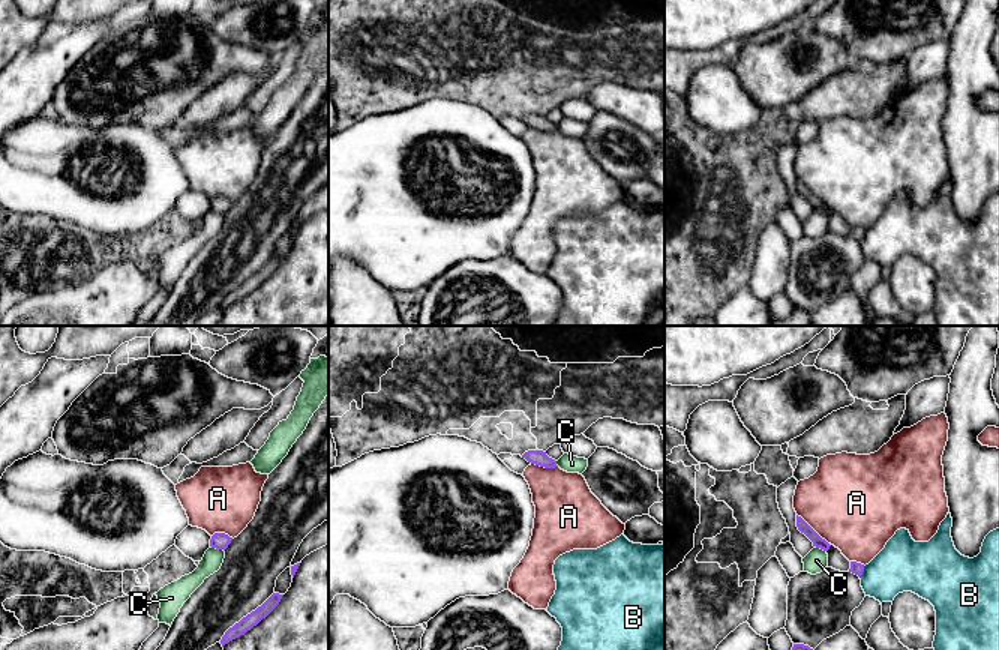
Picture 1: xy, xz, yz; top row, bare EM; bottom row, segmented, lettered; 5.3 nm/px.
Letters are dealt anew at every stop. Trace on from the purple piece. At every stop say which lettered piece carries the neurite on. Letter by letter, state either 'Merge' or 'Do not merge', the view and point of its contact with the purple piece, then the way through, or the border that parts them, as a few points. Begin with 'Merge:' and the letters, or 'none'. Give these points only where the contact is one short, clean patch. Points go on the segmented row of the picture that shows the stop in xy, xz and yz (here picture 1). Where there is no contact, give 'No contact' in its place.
Merge: none
A: Do not merge. Touches purple at yz (812, 529)
B: Do not merge. Touches purple at yz (863, 571)
C: Do not merge. Touches purple at xy (218, 548)

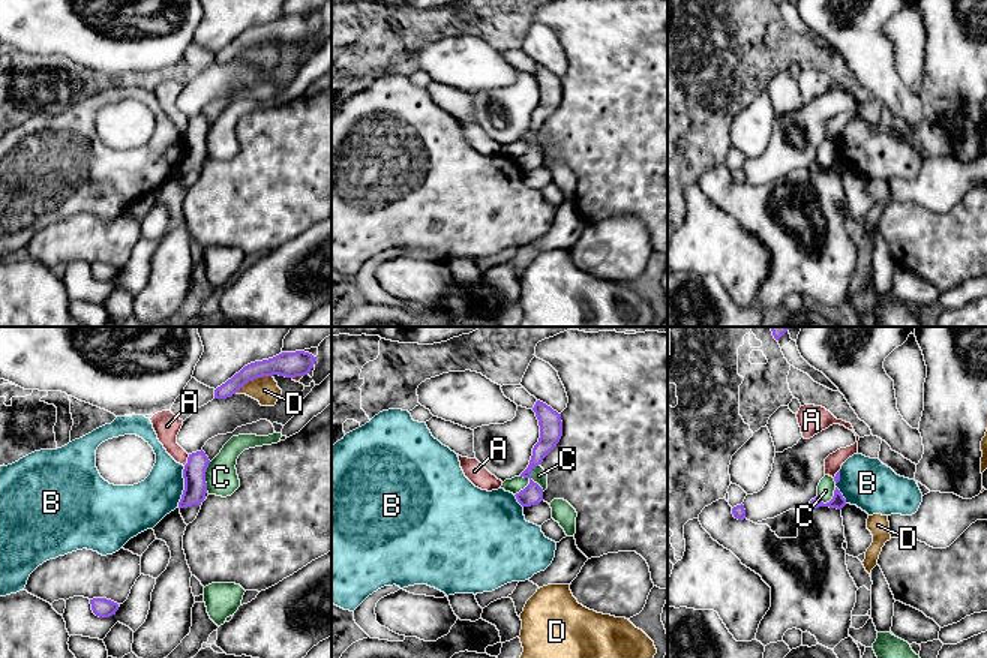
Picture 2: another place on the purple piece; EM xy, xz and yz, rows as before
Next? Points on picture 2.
Merge: none
A: Do not merge. Touches purple at xy (188, 460)
B: Do not merge. Touches purple at xy (185, 487). Boundary: xy (185, 466), (183, 493), (177, 507)
C: Do not merge. Touches purple at xz (531, 480)
D: Do not merge. Touches purple at xy (252, 379)

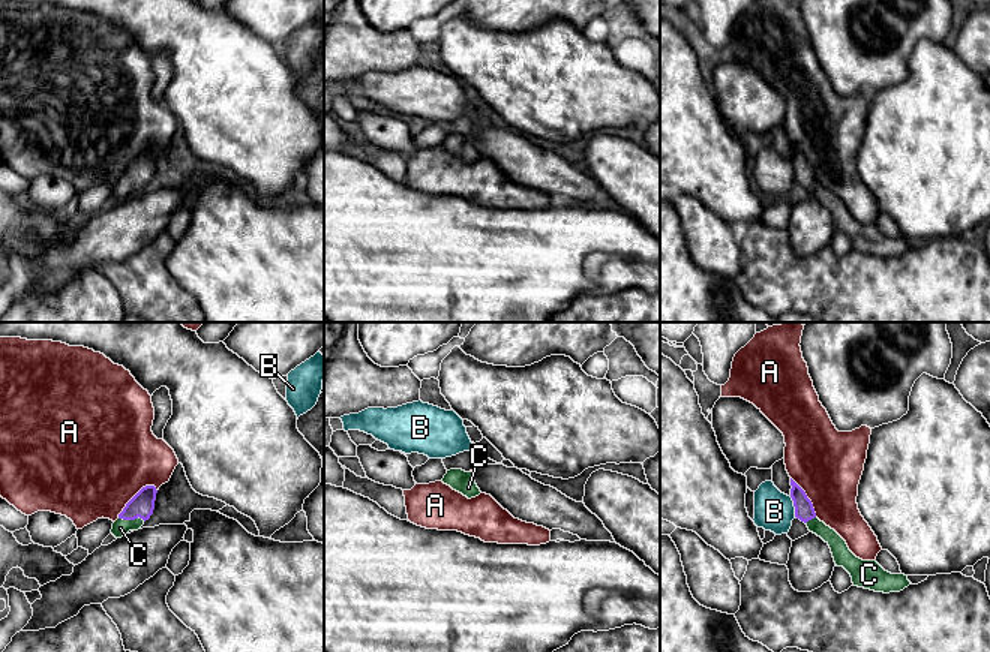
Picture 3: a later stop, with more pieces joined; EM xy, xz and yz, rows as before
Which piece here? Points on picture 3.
Merge: C
A: Do not merge. Touches purple at xy (134, 496)
B: Do not merge. Touches purple at yz (794, 505)
C: Merge. Touches purple at xy (132, 519). Path across: xy (141, 505), (132, 519), (120, 528)

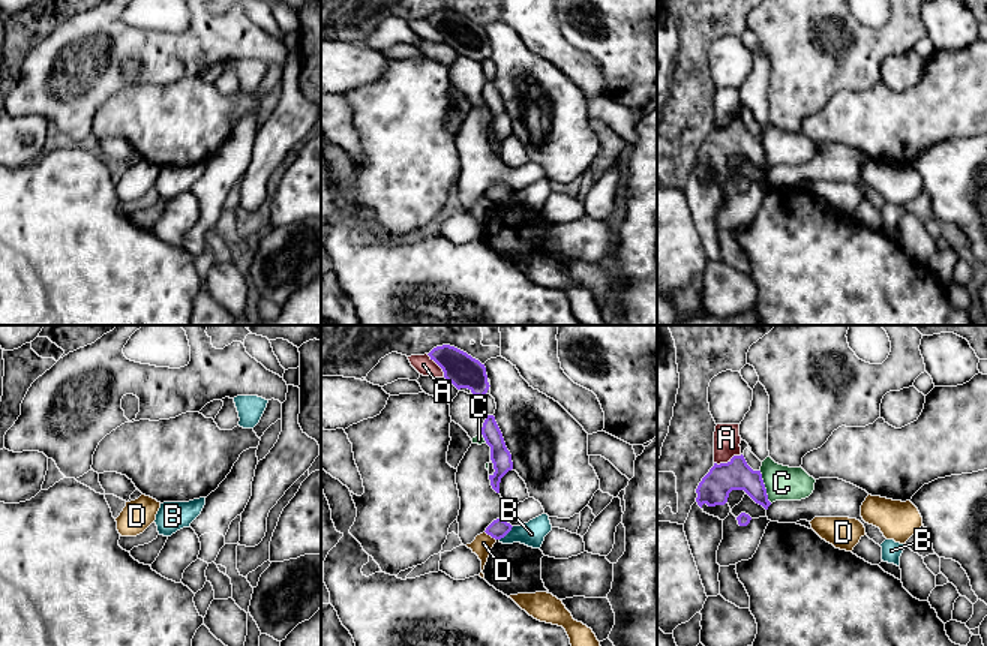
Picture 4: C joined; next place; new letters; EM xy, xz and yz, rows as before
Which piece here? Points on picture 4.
Merge: none
A: Do not merge. Touches purple at yz (728, 462)
B: Do not merge. Touches purple at xz (506, 534)
C: Do not merge. Touches purple at yz (764, 487)
D: Do not merge. Touches purple at xz (491, 535). Boundary: xz (485, 531), (495, 540)

